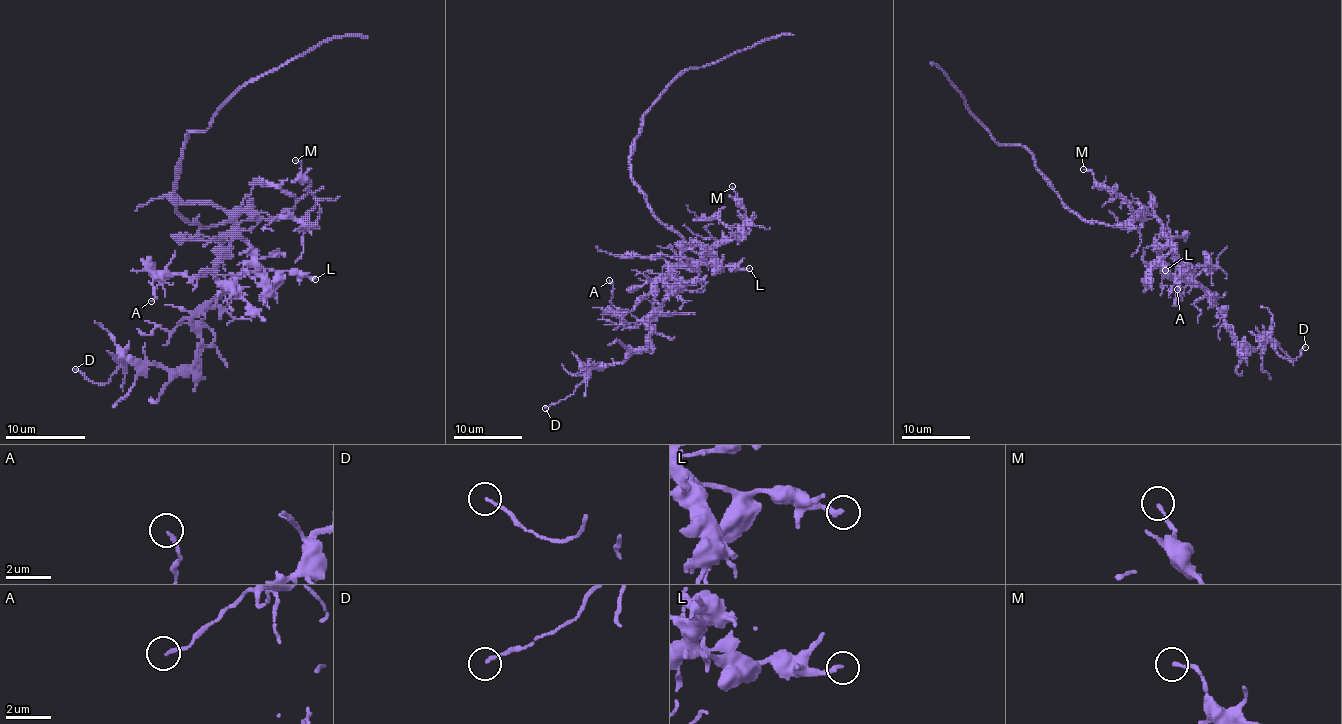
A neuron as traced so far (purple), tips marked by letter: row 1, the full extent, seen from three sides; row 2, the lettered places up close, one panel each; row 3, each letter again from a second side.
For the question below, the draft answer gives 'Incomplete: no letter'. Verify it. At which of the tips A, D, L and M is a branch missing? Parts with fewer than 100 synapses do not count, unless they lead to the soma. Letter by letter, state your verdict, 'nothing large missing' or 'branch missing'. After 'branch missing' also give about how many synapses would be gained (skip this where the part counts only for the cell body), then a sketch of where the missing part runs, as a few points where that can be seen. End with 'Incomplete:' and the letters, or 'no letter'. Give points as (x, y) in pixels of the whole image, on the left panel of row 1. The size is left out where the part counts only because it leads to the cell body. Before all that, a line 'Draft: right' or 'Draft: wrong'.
Draft: right
A: nothing large missing
D: nothing large missing
L: nothing large missing
M: nothing large missing
Incomplete: no letter

